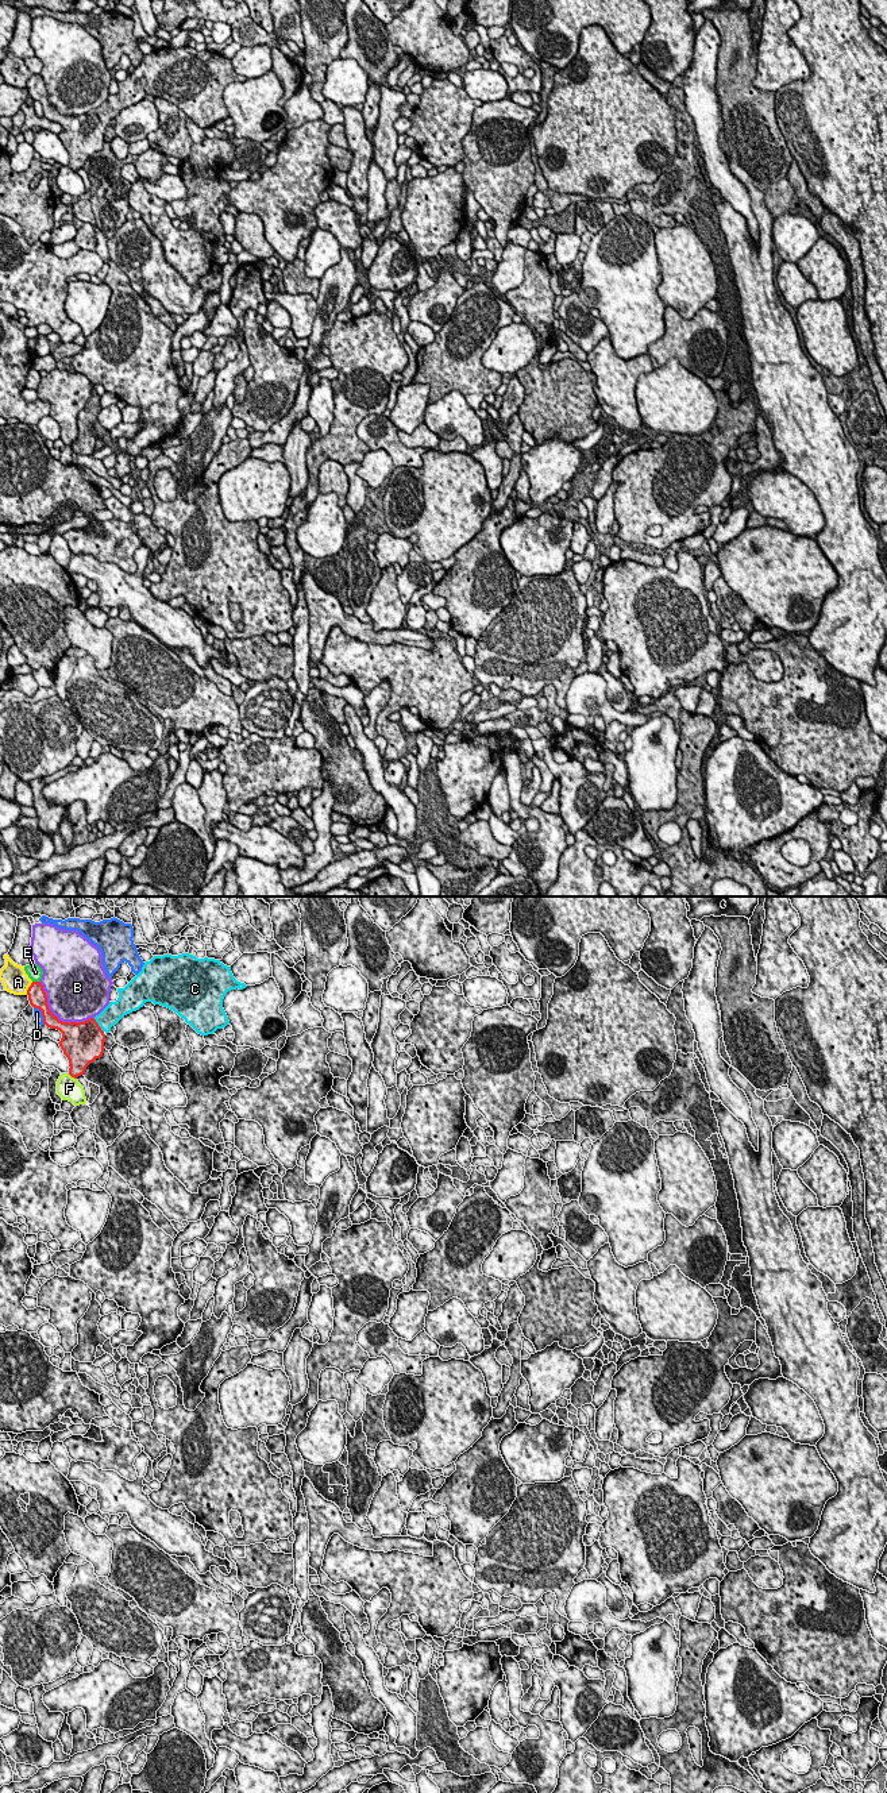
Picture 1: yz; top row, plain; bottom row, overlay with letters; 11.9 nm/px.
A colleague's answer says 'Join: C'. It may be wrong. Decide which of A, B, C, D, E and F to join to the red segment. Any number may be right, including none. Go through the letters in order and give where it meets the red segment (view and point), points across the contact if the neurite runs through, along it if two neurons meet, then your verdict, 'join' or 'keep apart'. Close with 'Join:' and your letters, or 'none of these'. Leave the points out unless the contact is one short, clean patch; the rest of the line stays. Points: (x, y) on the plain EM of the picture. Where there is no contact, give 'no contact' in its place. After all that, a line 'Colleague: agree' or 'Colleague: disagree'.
A: yz (29, 81) | keep apart
B: yz (57, 111) | keep apart
C: yz (97, 118) | across yz (84, 134), (97, 118), (114, 104) | join
D: yz (42, 107) | along yz (34, 99), (41, 104), (45, 116) | keep apart
E: yz (37, 74) | along yz (33, 73), (39, 74) | keep apart
F: yz (72, 169) | keep apart
Join: C
Colleague: agree

